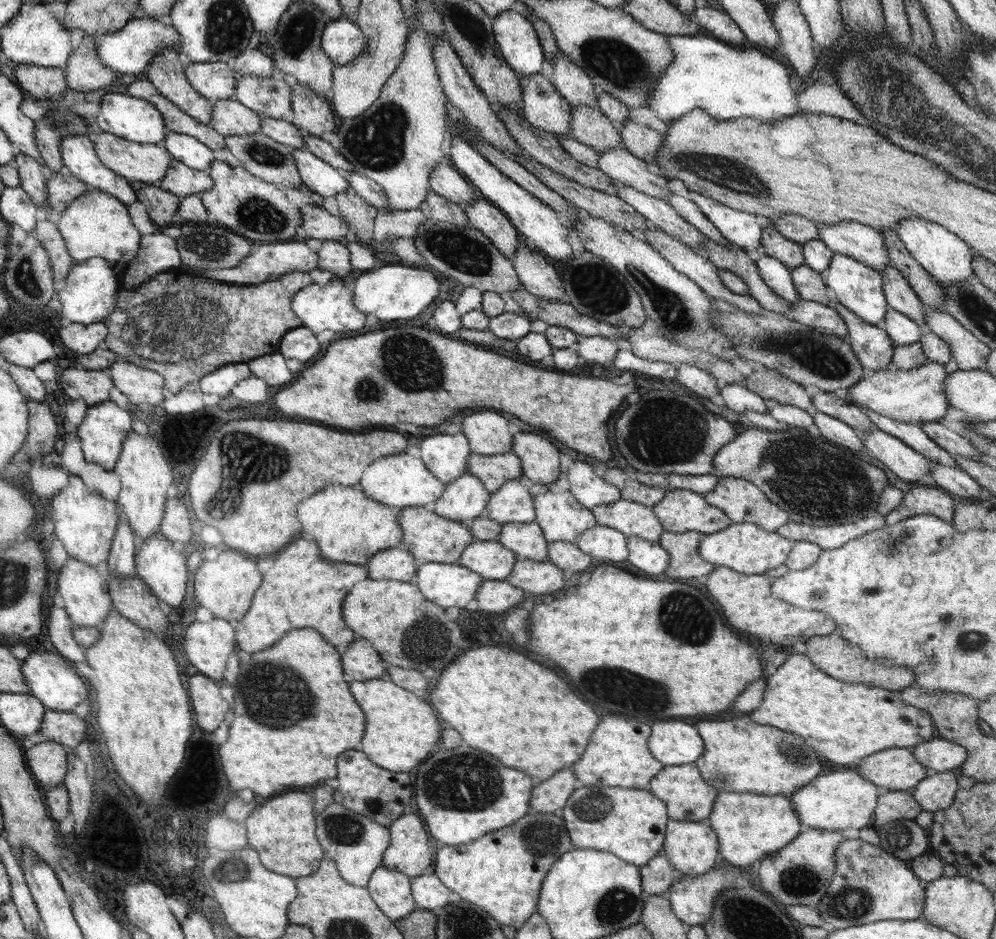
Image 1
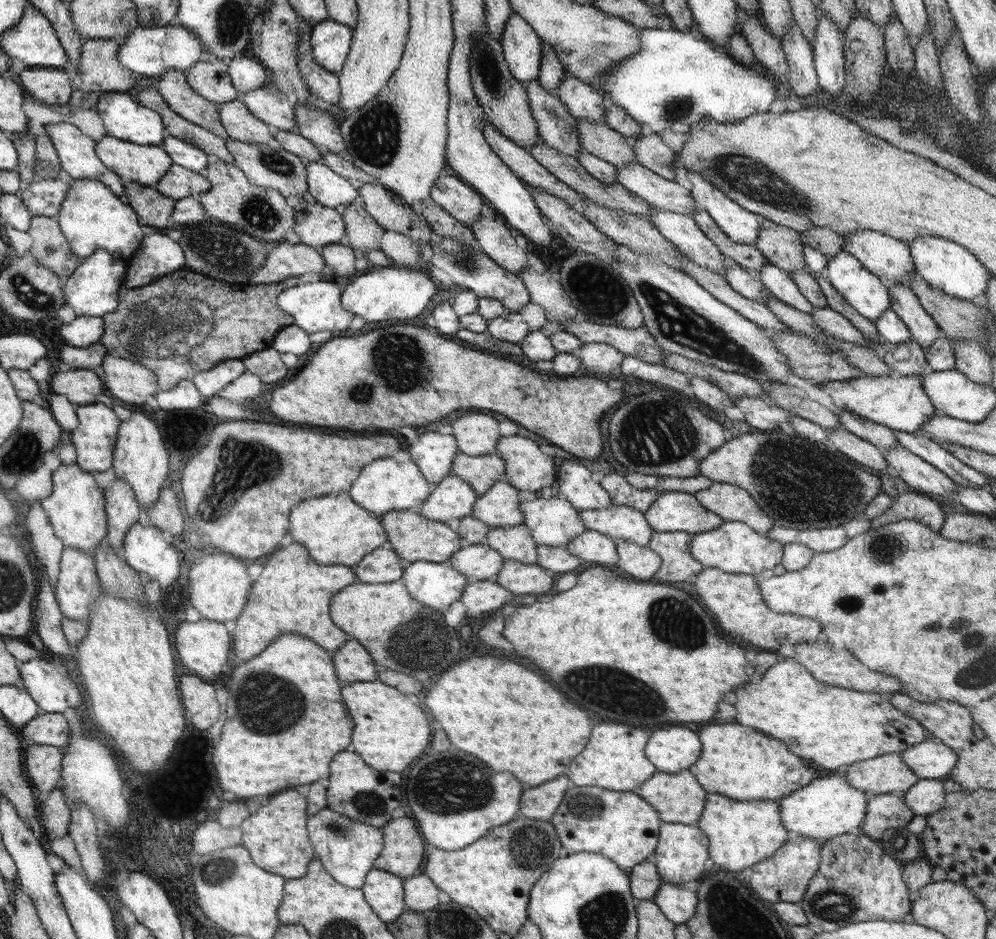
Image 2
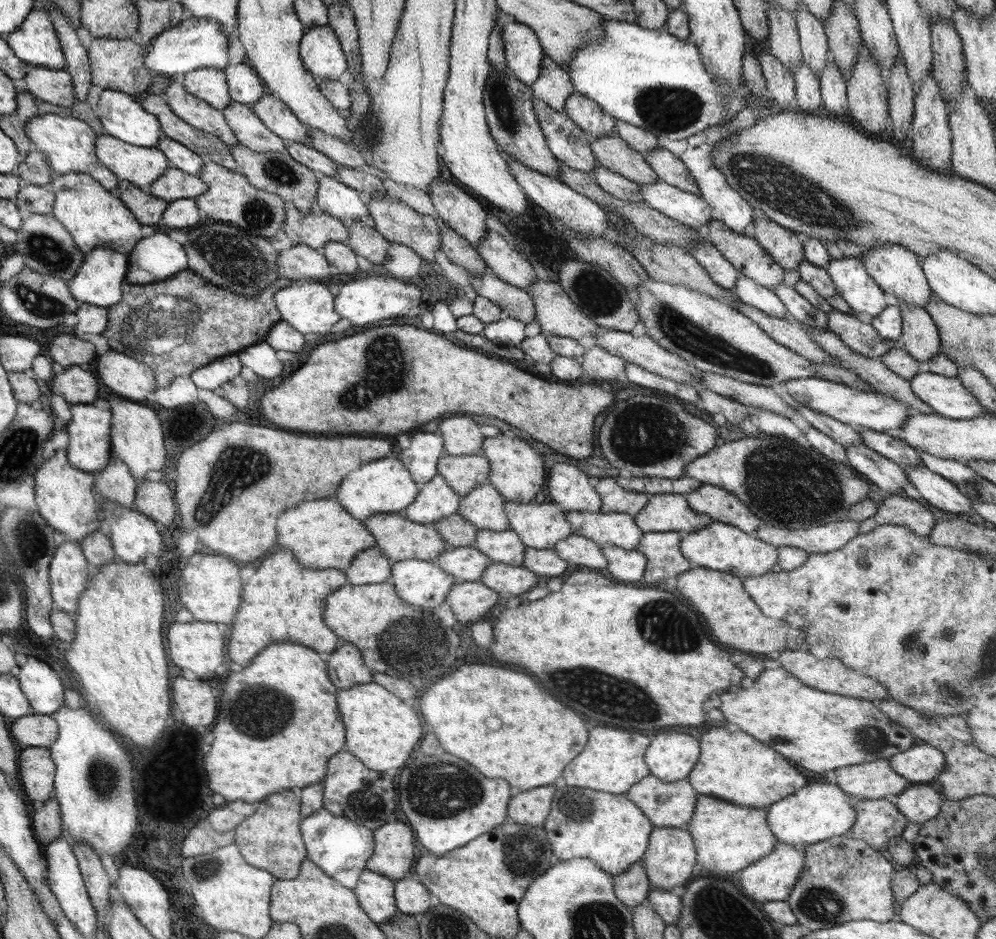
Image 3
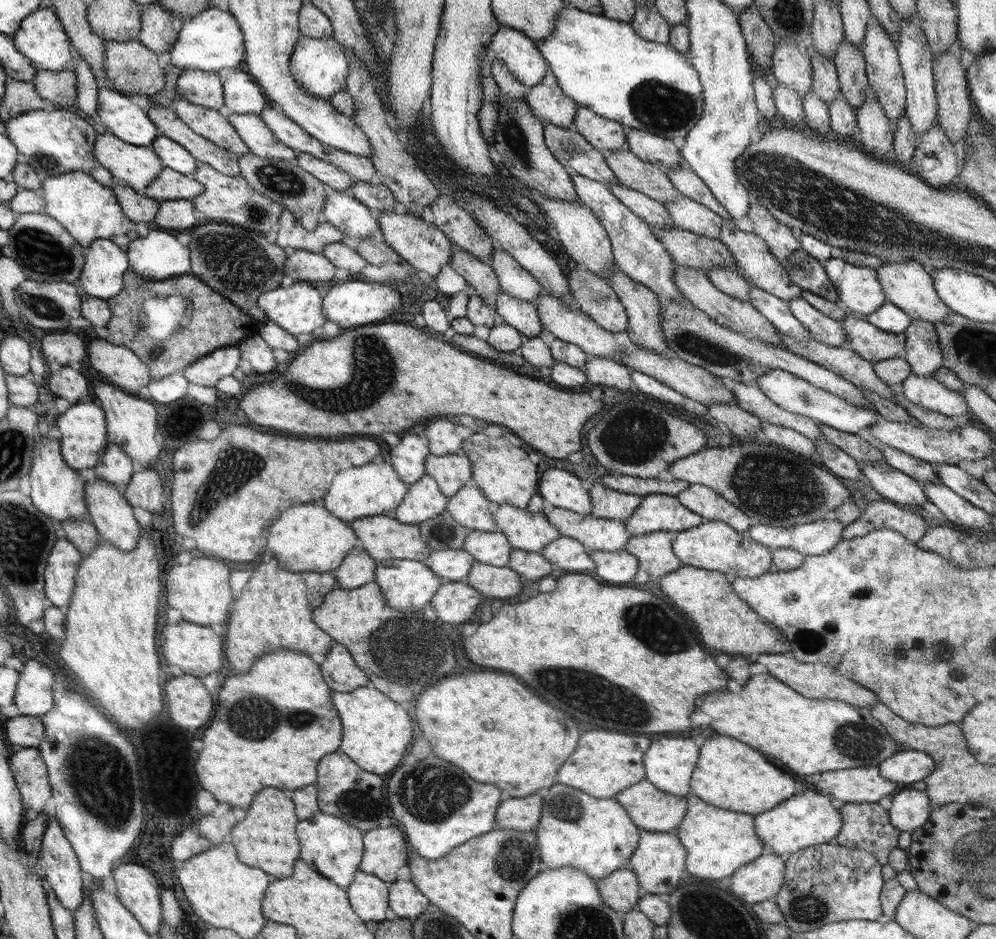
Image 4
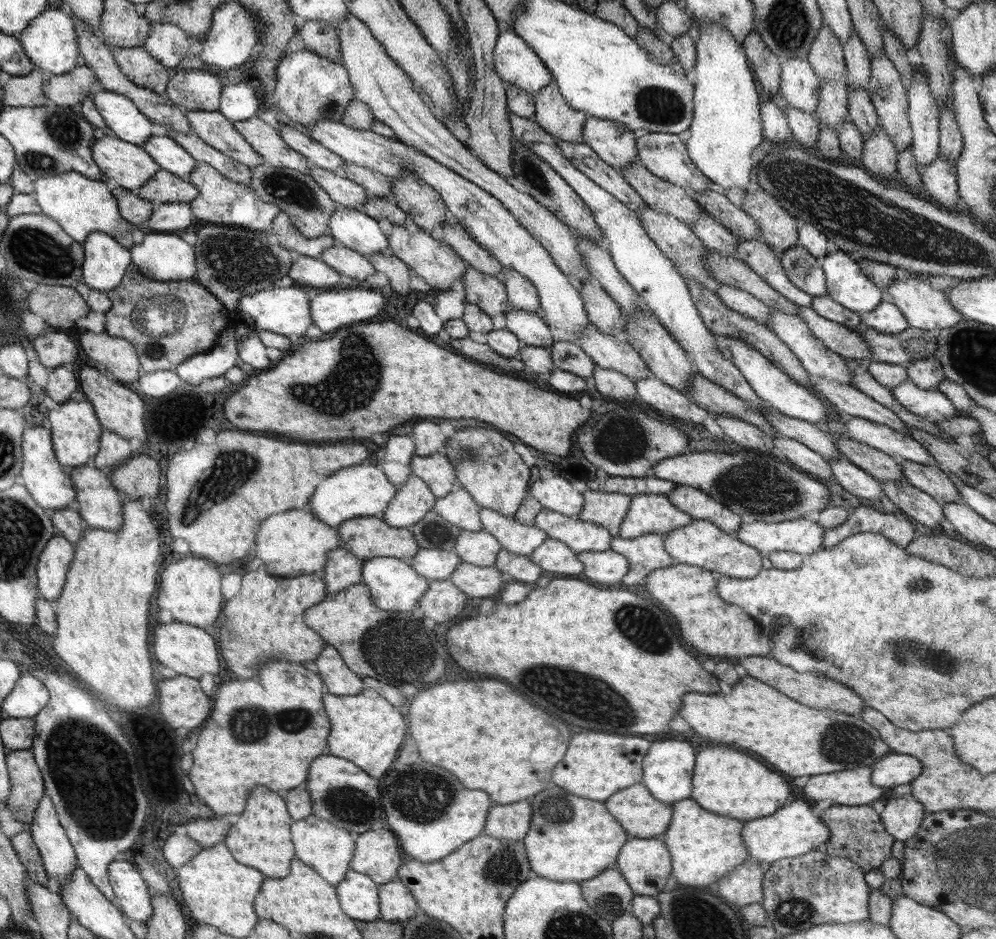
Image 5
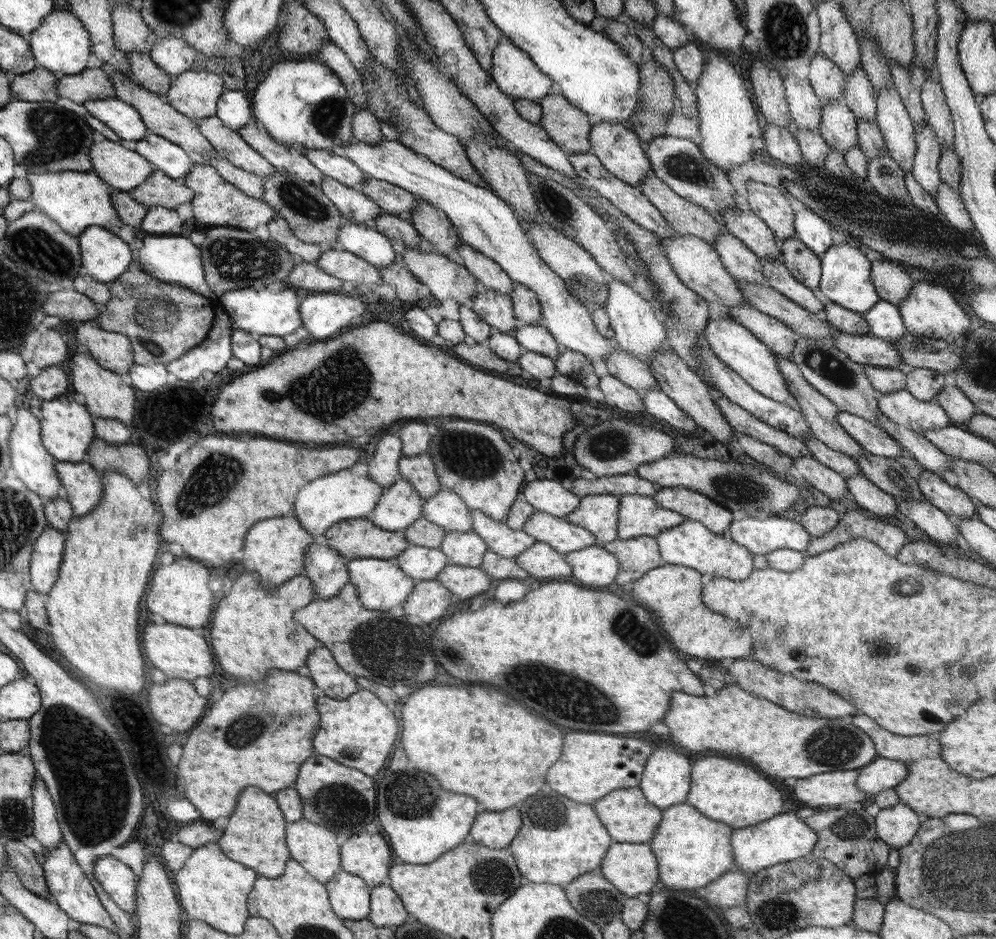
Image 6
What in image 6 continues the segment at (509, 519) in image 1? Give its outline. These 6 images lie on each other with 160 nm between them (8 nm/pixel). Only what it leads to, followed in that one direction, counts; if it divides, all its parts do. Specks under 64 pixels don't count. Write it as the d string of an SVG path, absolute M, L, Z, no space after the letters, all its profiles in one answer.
M440 489L432 498L425 499L422 516L446 531L468 533L473 530L472 512L454 491Z

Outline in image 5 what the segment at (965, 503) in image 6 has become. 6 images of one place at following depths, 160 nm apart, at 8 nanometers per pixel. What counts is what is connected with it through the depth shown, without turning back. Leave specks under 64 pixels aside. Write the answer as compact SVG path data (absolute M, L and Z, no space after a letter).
M905 461L900 466L910 484L933 496L934 500L937 500L941 505L947 502L962 501L957 486L942 469L911 461Z

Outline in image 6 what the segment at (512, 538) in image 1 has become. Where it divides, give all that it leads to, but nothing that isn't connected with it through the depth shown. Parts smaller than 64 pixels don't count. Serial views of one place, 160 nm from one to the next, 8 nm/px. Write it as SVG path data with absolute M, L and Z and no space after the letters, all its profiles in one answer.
M447 531L439 549L452 565L479 568L489 547L485 539L474 532Z

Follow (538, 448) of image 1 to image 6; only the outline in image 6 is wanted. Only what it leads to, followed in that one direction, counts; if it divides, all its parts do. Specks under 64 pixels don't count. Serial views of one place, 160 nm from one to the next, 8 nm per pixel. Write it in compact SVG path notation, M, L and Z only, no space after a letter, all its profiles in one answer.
M448 420L438 426L438 433L431 436L429 449L424 453L438 462L438 474L442 474L442 489L454 491L472 511L480 510L498 522L507 521L510 507L523 489L524 470L518 466L518 458L512 454L512 446L504 440L500 430L468 420Z

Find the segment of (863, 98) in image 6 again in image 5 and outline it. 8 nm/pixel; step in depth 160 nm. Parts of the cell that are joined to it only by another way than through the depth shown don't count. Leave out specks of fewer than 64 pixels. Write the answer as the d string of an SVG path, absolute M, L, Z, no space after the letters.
M851 30L851 35L843 45L845 68L848 69L847 87L849 90L866 86L871 75L871 58L866 52L860 37Z

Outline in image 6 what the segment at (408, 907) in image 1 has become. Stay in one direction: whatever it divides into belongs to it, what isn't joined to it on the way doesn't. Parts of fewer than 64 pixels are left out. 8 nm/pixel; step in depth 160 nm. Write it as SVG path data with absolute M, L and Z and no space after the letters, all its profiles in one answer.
M343 871L325 883L333 911L344 920L362 920L369 916L373 890L363 878Z

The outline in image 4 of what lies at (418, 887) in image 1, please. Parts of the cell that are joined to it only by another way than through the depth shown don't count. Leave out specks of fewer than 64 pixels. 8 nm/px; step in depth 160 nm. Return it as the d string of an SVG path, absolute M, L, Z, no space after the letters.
M401 879L389 885L389 906L396 918L418 918L431 905L429 898L411 880Z

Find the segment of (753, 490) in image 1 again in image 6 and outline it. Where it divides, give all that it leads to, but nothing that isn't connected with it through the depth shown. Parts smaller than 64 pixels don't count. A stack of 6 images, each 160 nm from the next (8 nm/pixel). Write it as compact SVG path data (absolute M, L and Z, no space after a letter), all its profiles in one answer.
M662 487L653 499L666 510L673 510L686 519L701 522L712 534L727 535L733 521L731 510L692 489Z

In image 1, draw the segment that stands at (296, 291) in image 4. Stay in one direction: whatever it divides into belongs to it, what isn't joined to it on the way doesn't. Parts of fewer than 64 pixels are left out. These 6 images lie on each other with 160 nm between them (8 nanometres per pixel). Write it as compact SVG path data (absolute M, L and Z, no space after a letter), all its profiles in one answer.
M331 280L324 286L311 283L299 290L293 300L292 307L294 314L302 320L305 328L308 328L314 335L318 335L324 330L332 332L346 332L346 330L360 330L366 320L372 318L358 310L353 303L353 289L346 287L342 280Z

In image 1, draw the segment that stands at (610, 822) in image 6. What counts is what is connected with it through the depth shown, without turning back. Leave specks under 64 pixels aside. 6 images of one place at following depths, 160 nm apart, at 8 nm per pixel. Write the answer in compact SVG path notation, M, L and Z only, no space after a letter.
M694 762L680 766L666 766L651 780L650 791L654 797L666 803L668 817L680 822L705 822L712 814L718 790L710 786L696 768Z

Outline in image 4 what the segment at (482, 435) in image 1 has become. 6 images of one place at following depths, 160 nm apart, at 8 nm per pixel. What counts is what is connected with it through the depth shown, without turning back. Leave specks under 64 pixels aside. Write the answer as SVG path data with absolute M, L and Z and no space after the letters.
M434 420L426 426L424 435L429 439L429 451L433 456L462 454L465 440L460 434L454 434L454 424L448 420Z

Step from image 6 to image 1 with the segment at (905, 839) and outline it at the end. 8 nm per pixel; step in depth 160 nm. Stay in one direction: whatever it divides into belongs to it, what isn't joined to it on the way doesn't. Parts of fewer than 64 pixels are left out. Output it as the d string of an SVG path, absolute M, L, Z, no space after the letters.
M952 771L940 772L923 778L912 791L912 797L924 811L946 810L958 790L956 776Z

